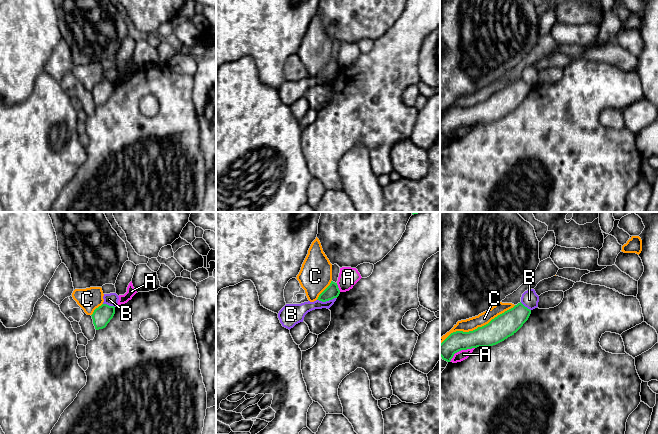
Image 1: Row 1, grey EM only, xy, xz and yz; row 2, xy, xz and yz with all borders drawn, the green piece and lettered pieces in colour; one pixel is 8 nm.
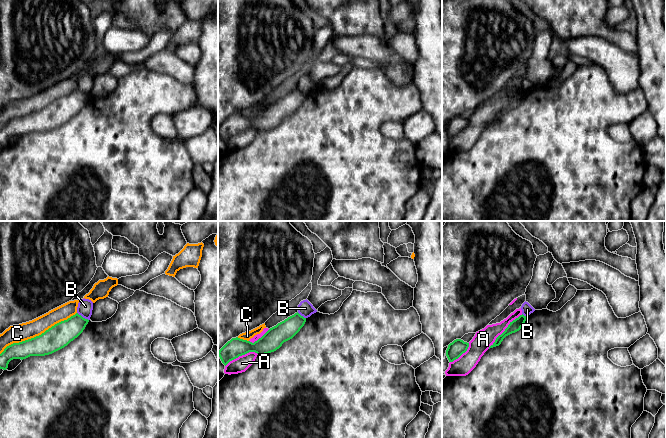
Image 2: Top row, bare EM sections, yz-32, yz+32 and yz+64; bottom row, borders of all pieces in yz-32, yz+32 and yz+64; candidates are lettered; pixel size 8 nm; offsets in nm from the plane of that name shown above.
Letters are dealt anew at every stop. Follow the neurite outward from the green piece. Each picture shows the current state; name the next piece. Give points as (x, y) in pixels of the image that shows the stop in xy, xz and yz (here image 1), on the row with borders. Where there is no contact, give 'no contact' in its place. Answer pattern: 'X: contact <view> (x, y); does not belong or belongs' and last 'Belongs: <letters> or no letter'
A: contact yz (460, 350); does not belong
B: contact xz (326, 300); does not belong
C: contact yz (478, 327); does not belong
Belongs: no letter

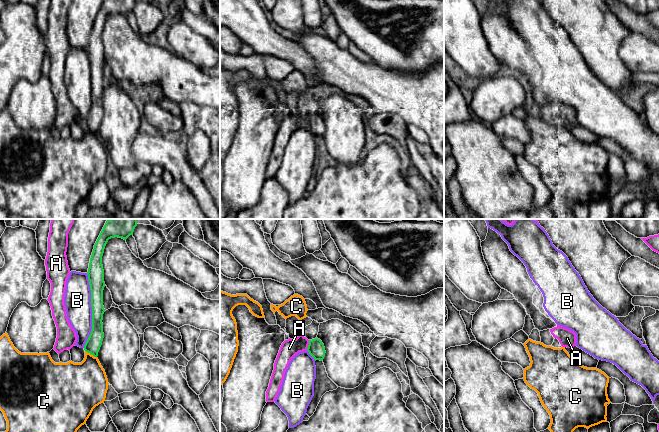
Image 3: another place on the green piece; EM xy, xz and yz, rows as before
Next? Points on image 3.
A: contact xz (308, 345); does not belong
B: contact xy (92, 310); does not belong
C: contact xy (91, 354); belongs
Belongs: C

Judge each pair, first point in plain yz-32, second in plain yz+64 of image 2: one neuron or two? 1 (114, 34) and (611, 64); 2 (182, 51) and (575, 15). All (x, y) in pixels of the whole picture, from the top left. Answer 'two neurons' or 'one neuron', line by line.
1: one neuron
2: one neuron

